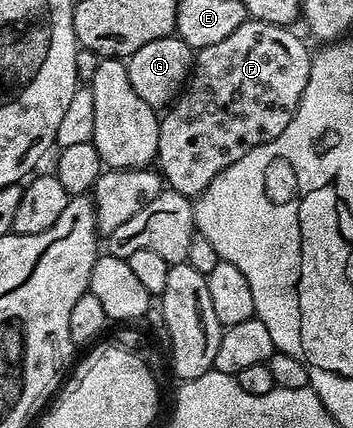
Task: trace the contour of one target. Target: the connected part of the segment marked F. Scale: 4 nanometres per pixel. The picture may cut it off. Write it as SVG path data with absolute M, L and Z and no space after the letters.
M248 18L244 24L237 26L237 30L233 30L233 34L229 34L229 38L224 38L221 42L213 42L213 46L205 46L194 53L194 64L191 65L191 73L187 78L187 83L183 85L182 91L170 107L162 113L159 121L157 168L170 191L180 192L182 196L188 198L198 198L207 190L209 182L213 182L213 178L217 178L217 174L221 174L221 170L233 166L233 162L237 162L237 158L245 158L245 154L249 154L249 150L277 138L281 134L281 130L285 130L285 126L289 126L289 122L295 116L297 106L301 102L305 82L311 80L311 58L313 55L312 49L309 50L303 45L302 38L294 36L291 31L290 27L282 28L281 26L273 26L269 22Z

